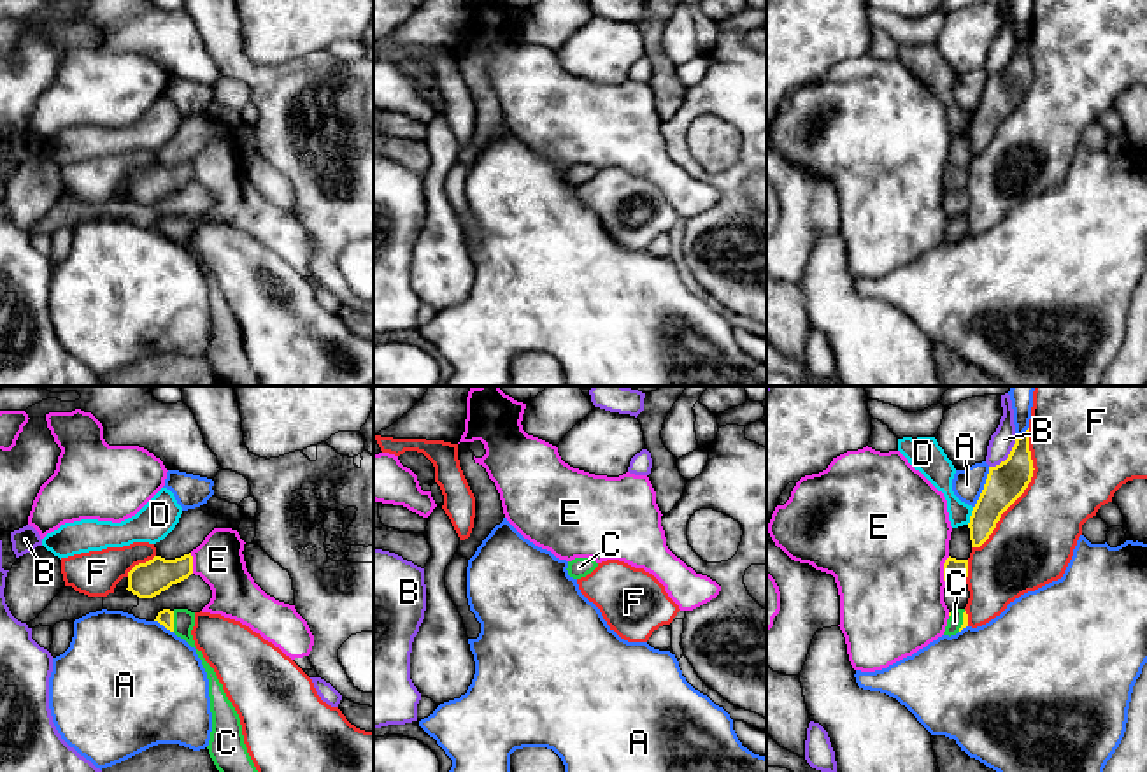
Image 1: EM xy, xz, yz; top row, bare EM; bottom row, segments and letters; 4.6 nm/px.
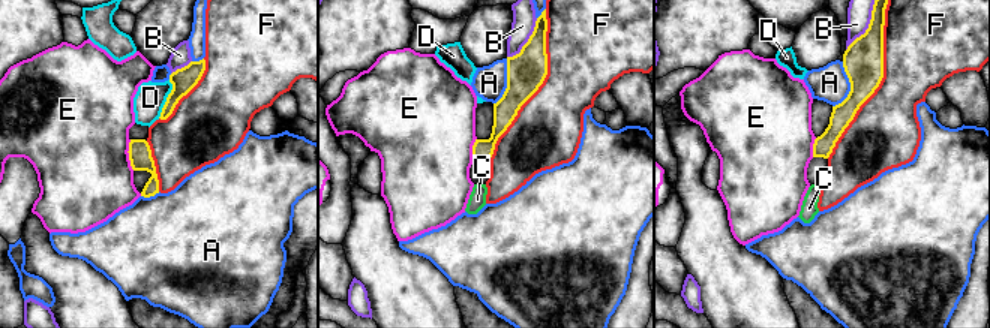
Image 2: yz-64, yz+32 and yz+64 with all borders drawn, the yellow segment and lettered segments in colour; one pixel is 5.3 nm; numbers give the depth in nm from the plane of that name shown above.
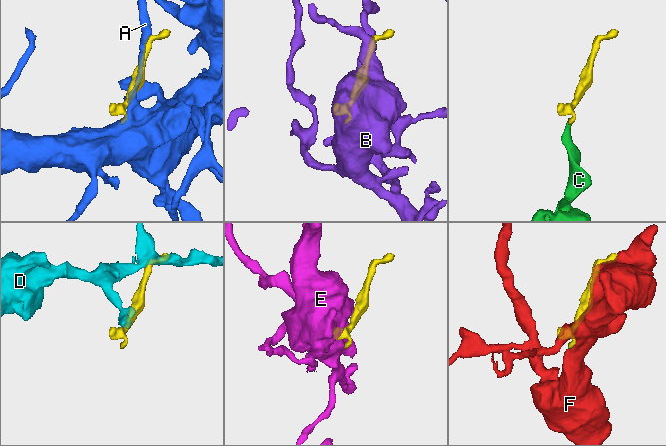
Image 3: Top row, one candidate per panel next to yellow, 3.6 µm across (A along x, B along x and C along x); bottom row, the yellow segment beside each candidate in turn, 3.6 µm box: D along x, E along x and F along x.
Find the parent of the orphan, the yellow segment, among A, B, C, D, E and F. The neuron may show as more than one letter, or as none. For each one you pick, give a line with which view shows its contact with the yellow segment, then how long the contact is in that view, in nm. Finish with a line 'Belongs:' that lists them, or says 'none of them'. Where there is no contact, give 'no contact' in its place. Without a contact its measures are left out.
C: contact in xy; length 100 nm
Belongs: C

